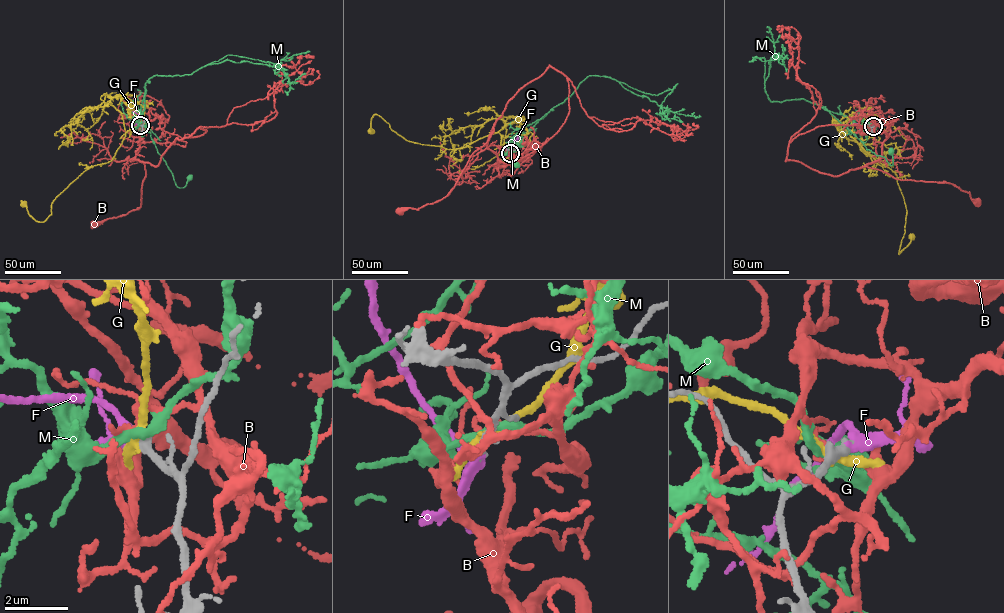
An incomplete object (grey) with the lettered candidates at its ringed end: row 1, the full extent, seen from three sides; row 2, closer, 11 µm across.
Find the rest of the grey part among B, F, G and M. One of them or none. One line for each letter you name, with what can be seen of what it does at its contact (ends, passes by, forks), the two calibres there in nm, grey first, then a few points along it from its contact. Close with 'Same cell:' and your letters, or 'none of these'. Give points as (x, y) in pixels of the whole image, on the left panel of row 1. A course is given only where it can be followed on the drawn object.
F: it passes by | 360/280 nm | via (140, 125), (133, 124), (138, 115), (133, 110)
Same cell: F

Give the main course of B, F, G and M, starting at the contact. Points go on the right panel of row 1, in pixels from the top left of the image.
B: (873, 126), (869, 128), (875, 141), (882, 143), (881, 156), (864, 166), (900, 180), (949, 183), (976, 201)
F: (873, 126), (868, 130), (851, 124)
G: (873, 126), (862, 119), (869, 138), (860, 145), (897, 176), (907, 212), (898, 253), (912, 236)
M: (873, 126), (820, 106), (855, 134), (867, 149), (884, 157), (891, 165), (891, 151)

